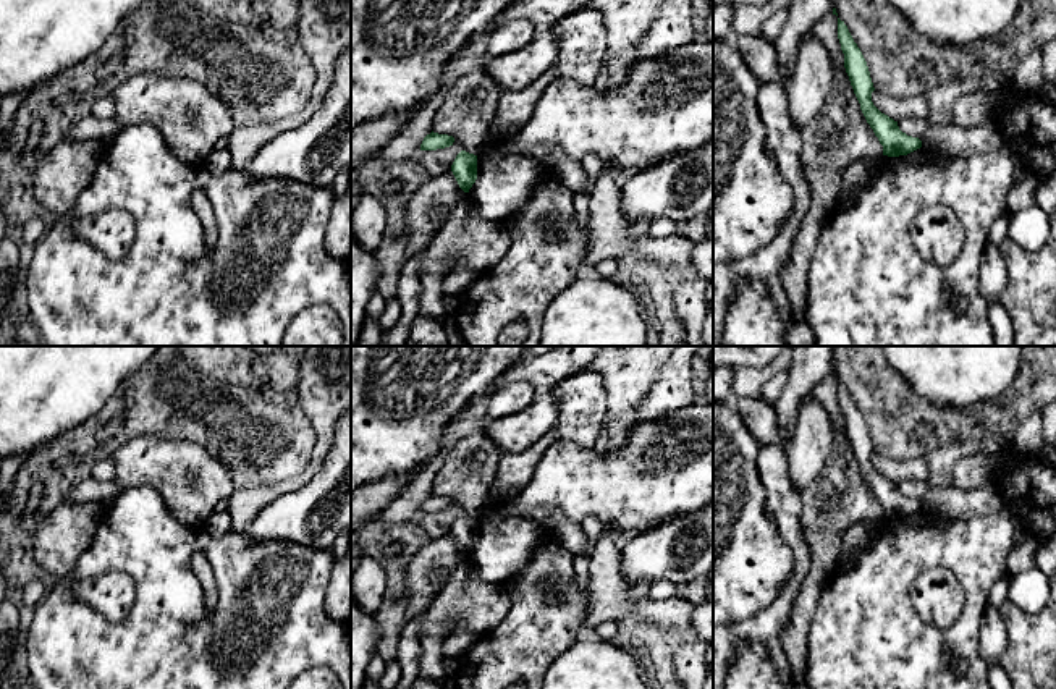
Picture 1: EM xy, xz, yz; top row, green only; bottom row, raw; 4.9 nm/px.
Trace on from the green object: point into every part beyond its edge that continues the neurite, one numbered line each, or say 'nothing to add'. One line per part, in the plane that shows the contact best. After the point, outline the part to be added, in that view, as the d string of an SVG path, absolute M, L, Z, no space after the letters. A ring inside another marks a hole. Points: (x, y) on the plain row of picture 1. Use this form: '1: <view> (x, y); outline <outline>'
nothing to add

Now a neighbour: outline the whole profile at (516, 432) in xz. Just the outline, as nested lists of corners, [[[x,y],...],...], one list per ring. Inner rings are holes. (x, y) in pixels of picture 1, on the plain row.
[[[550,390],[519,412],[487,422],[485,432],[503,453],[519,454],[556,427],[558,404]]]

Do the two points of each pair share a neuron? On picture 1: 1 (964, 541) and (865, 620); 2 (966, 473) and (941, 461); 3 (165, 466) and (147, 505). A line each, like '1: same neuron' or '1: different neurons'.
1: same neuron
2: different neurons
3: different neurons

